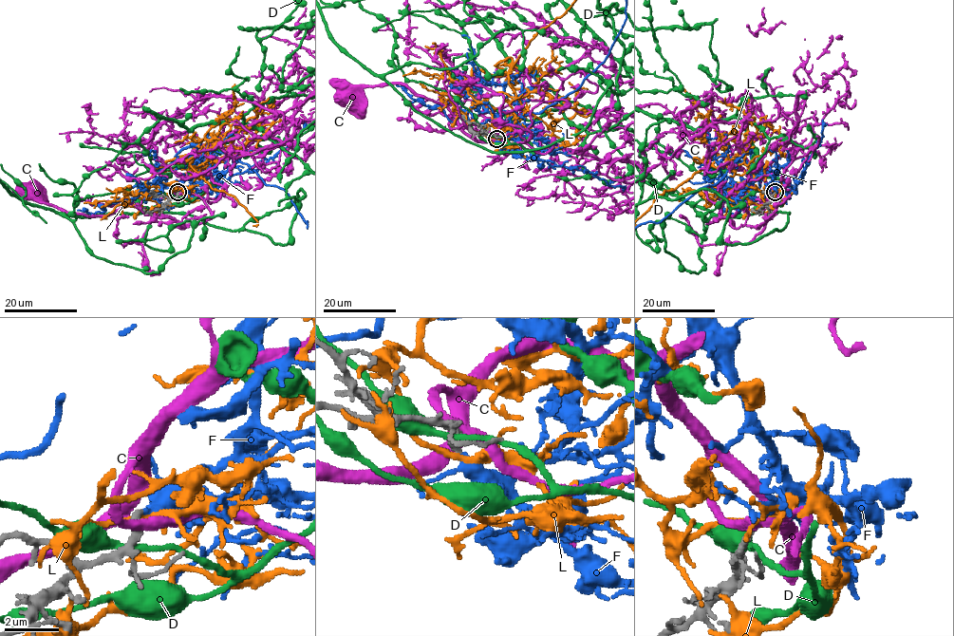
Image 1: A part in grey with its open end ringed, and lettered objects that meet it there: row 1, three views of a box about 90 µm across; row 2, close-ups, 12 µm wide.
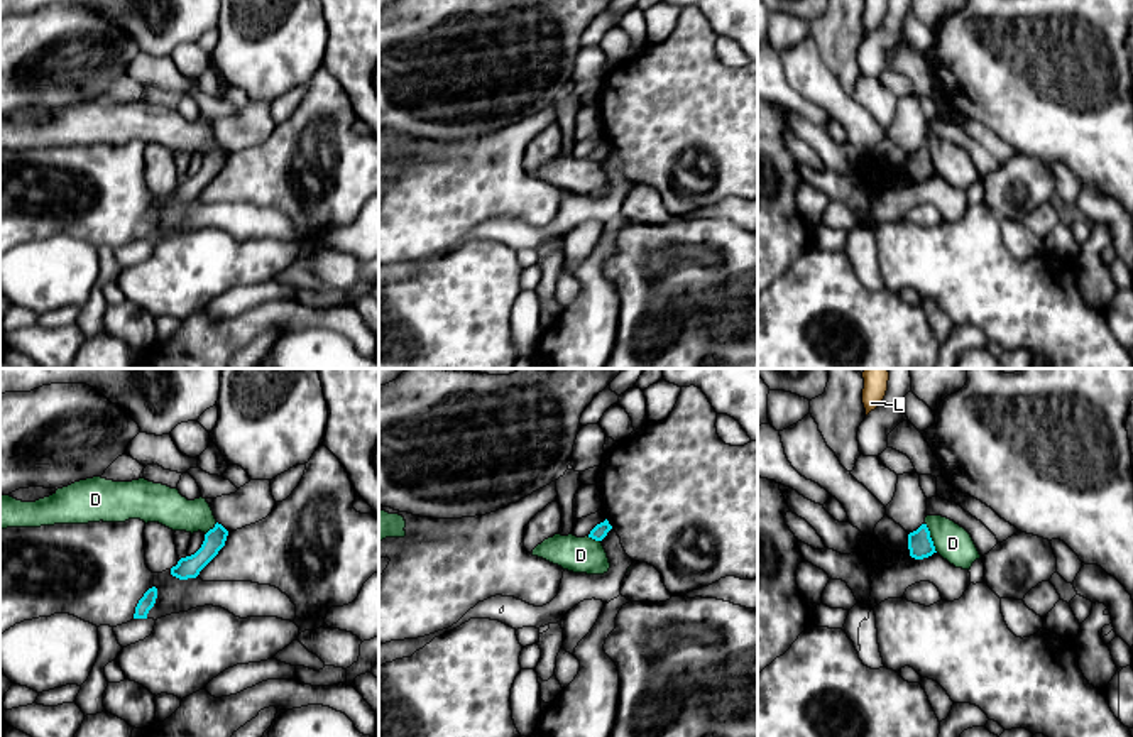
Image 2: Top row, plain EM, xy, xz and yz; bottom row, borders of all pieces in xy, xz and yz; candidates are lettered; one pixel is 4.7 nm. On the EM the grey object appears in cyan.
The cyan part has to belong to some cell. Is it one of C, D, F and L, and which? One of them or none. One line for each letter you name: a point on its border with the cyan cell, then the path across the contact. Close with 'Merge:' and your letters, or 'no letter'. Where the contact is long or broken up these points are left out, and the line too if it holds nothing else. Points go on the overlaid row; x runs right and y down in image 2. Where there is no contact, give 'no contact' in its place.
F: no contact
Merge: F

